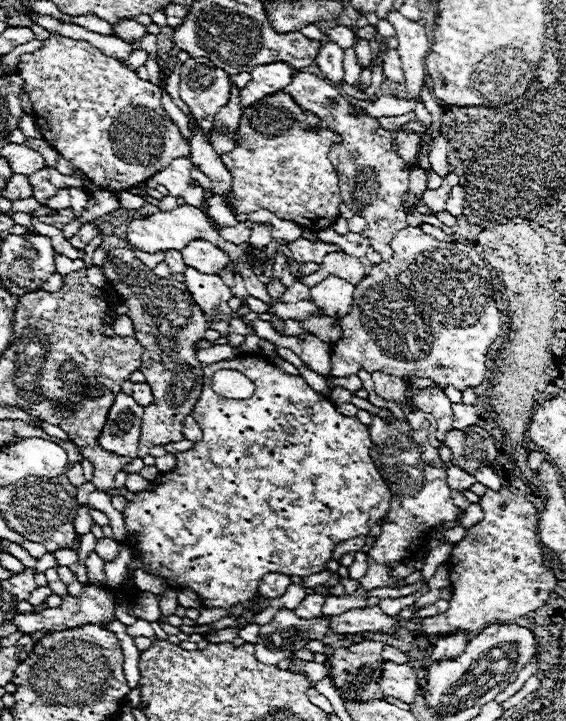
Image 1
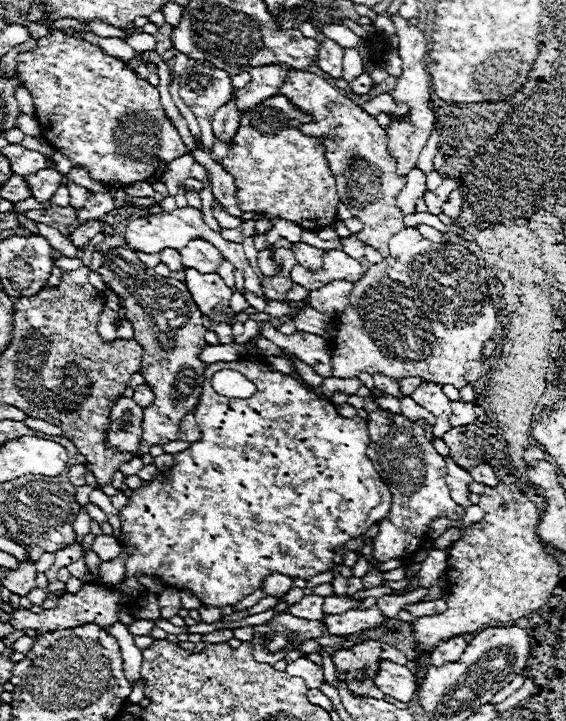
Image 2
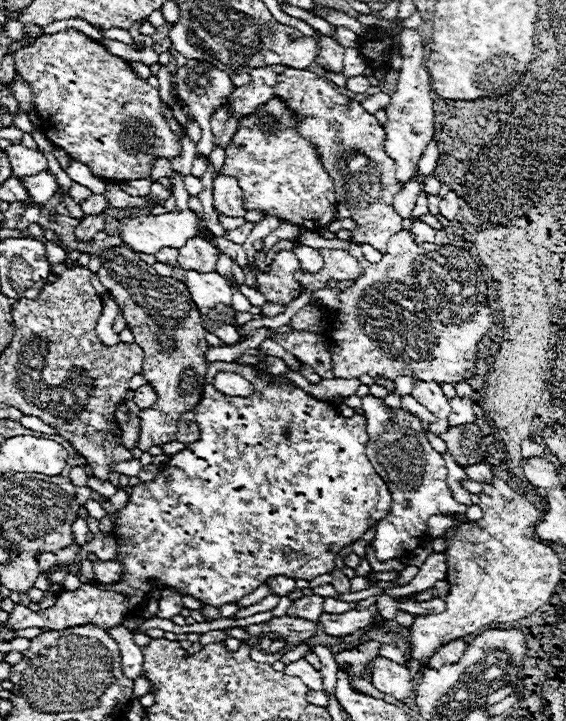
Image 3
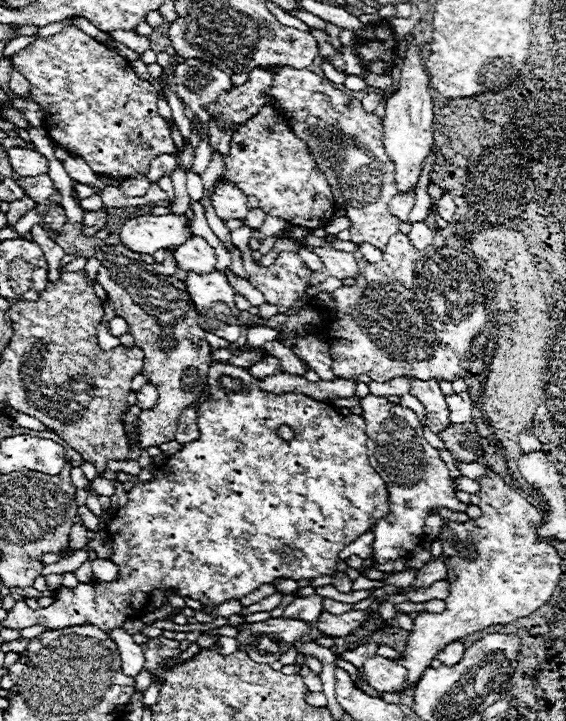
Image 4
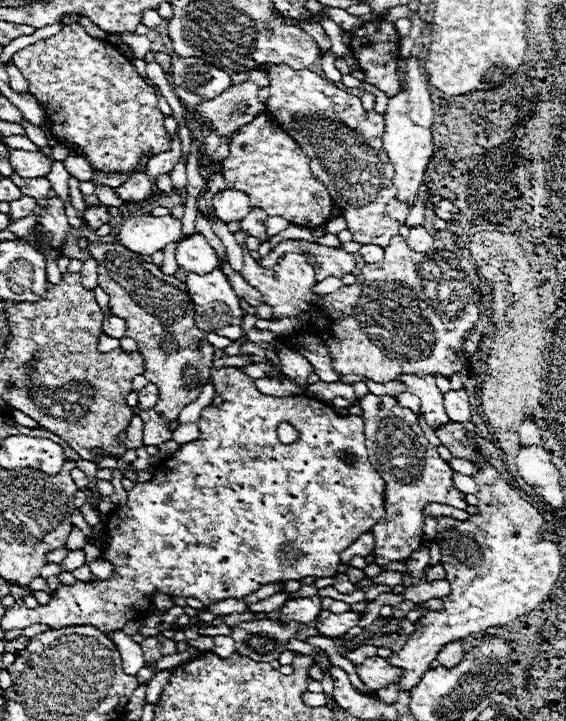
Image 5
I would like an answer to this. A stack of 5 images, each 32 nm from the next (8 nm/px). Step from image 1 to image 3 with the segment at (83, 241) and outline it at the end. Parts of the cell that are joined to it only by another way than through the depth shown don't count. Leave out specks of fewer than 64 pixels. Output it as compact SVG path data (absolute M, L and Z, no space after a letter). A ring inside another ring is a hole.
M100 214L100 216L86 216L86 218L80 222L80 226L78 226L78 230L76 230L76 236L78 236L80 240L90 240L90 238L94 238L94 234L100 232L100 230L104 230L104 214Z

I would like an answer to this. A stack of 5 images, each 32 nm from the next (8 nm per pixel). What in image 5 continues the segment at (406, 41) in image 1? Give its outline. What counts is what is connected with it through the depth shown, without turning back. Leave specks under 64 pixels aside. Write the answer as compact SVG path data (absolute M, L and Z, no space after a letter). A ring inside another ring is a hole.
M408 58L404 62L404 70L402 70L402 84L404 90L398 92L396 96L392 96L388 100L388 108L384 114L386 120L386 132L384 132L384 150L388 154L388 158L394 164L394 186L396 186L396 200L406 202L410 206L414 206L418 202L418 188L422 184L424 178L424 170L426 164L432 158L432 100L428 94L428 76L424 74L424 68L420 66L420 62L416 58Z

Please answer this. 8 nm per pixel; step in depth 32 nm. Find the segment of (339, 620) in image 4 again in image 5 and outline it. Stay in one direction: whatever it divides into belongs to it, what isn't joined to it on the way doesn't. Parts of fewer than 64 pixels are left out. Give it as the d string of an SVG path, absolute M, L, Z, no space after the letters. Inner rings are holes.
M322 610L316 618L316 632L320 636L328 636L328 638L338 638L342 634L346 634L352 626L356 626L356 622L360 620L358 612L344 612L344 614L332 614L328 610Z

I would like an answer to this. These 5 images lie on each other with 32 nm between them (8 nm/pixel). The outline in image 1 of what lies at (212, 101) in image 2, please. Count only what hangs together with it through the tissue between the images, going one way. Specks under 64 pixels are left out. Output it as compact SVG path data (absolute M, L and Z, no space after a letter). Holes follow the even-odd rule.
M188 58L188 62L182 66L180 72L180 98L190 106L204 136L212 140L210 132L214 124L214 114L230 100L230 76L224 70L214 68L206 58Z

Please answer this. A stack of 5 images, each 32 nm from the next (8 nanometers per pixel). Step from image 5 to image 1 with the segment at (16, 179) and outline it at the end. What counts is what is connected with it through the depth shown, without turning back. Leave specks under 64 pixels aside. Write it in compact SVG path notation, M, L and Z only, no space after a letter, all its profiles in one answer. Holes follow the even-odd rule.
M42 168L42 172L36 172L28 176L34 198L40 204L46 204L60 188L85 187L91 191L101 190L83 172L73 175L60 174L56 168Z

